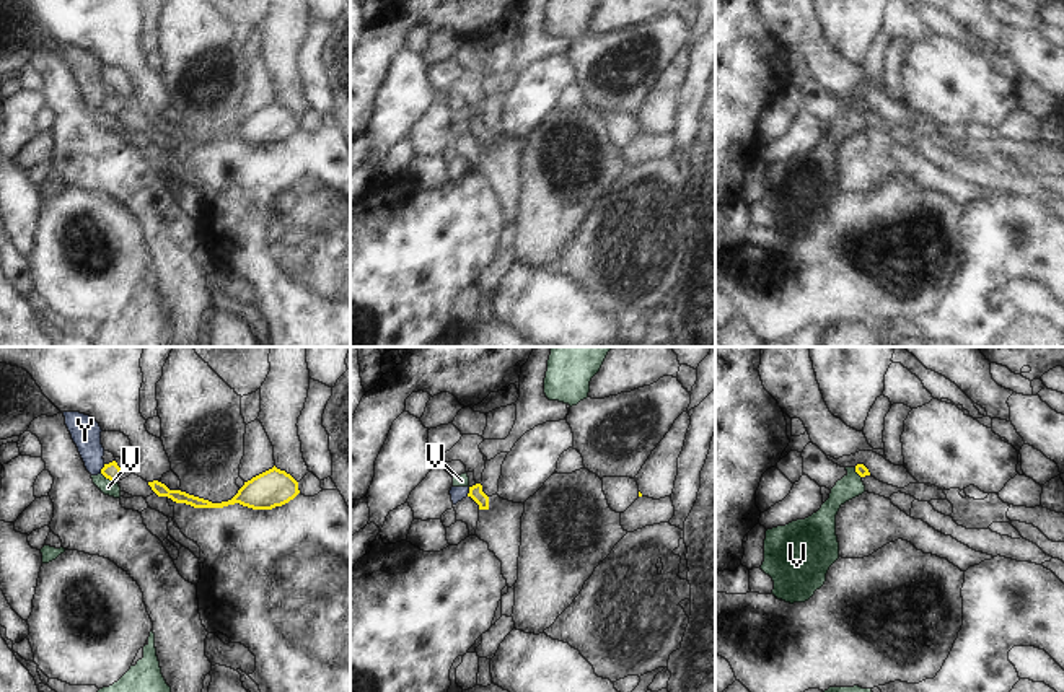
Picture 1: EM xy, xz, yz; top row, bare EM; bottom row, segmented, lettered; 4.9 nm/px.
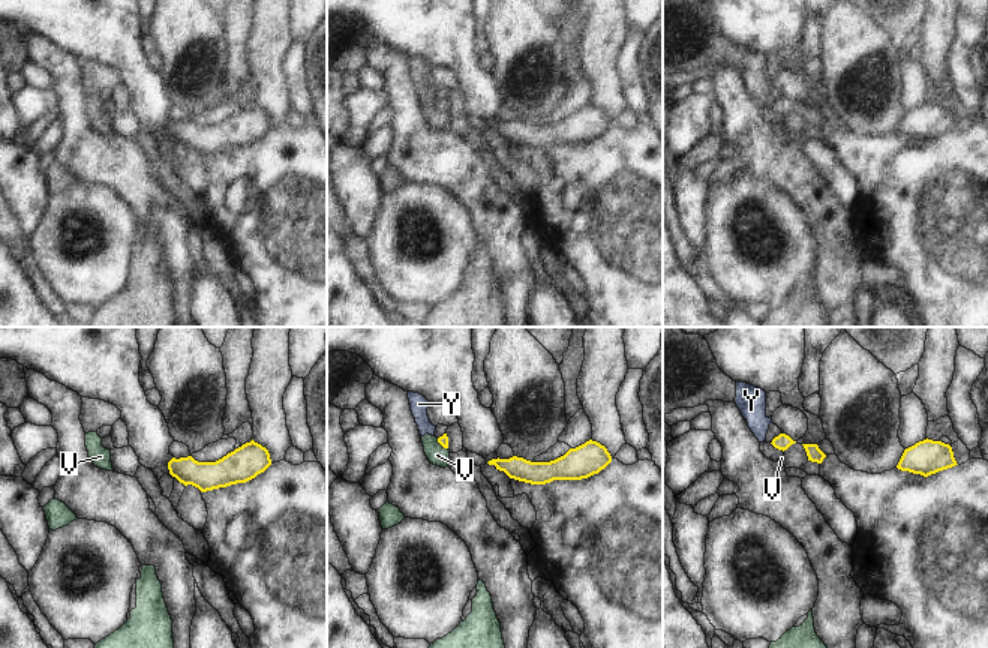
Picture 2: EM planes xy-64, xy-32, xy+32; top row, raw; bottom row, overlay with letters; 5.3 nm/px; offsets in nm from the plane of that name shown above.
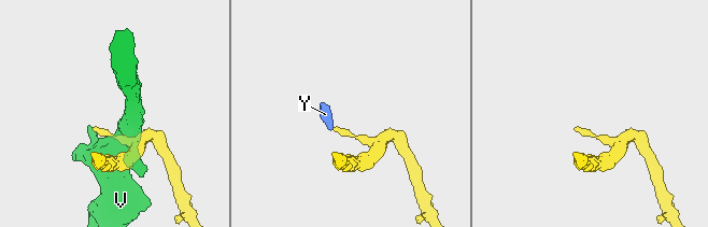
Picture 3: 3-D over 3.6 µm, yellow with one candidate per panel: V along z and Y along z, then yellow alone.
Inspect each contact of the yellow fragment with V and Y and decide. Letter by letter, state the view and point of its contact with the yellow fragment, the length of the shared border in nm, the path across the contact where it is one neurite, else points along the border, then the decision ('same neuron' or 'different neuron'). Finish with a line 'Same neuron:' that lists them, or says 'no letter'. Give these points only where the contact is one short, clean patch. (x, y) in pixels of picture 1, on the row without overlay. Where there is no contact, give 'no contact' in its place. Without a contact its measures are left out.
V: contact xy (109, 114); length 90 nm; different neuron
Y: contact xy (101, 105); length 50 nm; border xy (105, 100), (100, 108); different neuron
Same neuron: no letter

